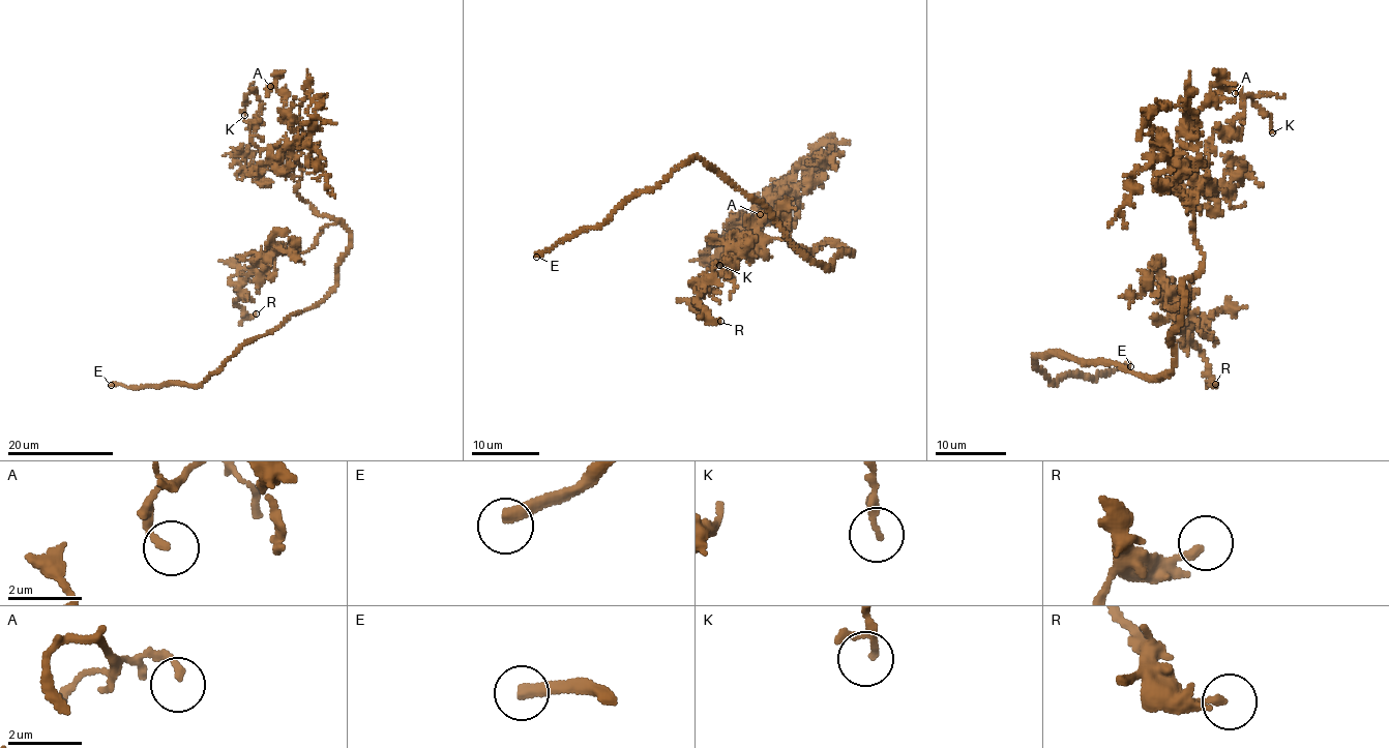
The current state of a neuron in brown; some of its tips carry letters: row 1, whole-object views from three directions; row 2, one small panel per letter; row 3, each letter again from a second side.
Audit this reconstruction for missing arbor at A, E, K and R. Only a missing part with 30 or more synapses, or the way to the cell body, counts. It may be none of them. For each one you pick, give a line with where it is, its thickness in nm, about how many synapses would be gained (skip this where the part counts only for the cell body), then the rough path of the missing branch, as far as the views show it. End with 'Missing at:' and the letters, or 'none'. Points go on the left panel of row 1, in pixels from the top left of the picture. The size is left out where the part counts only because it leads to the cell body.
E: at (111, 385); 360 nm thick; missing branch runs (111, 385), (70, 384), (34, 392), (30, 389)
Missing at: E

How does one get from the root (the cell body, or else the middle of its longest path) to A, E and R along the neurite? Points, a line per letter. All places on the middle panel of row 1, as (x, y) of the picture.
A: (845, 252), (828, 241), (796, 250), (788, 235), (795, 195), (800, 208), (768, 189), (760, 214)
E: (845, 252), (832, 270), (810, 259), (766, 206), (695, 158), (655, 188), (633, 192), (603, 223), (536, 257)
R: (845, 252), (733, 233), (726, 269), (705, 274), (697, 301), (720, 321)

